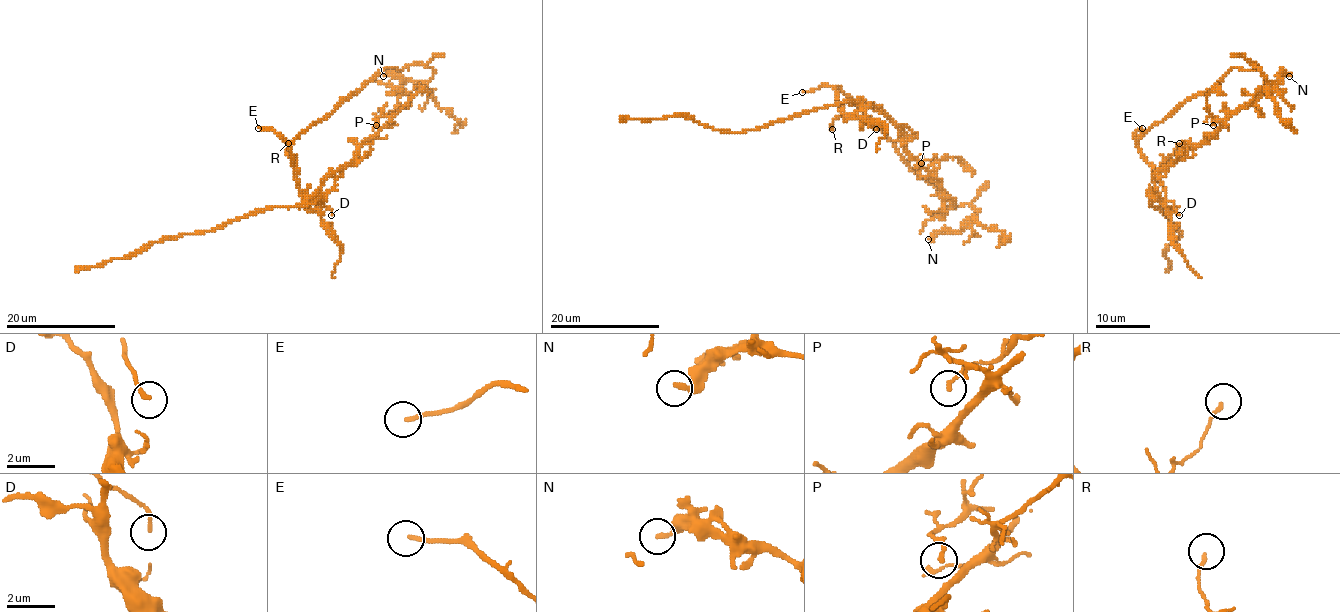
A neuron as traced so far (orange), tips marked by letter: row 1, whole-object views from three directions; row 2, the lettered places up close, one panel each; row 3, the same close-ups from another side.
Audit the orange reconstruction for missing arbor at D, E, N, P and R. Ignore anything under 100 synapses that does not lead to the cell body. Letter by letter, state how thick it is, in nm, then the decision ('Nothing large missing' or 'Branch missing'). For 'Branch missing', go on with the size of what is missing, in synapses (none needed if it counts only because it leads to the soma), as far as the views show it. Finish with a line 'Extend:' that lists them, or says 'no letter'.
D: Thickness 170 nm. Nothing large missing
E: Thickness 160 nm. Branch missing
N: Thickness 220 nm. Nothing large missing
P: Thickness 120 nm. Nothing large missing
R: Thickness 130 nm. Nothing large missing
Extend: E

